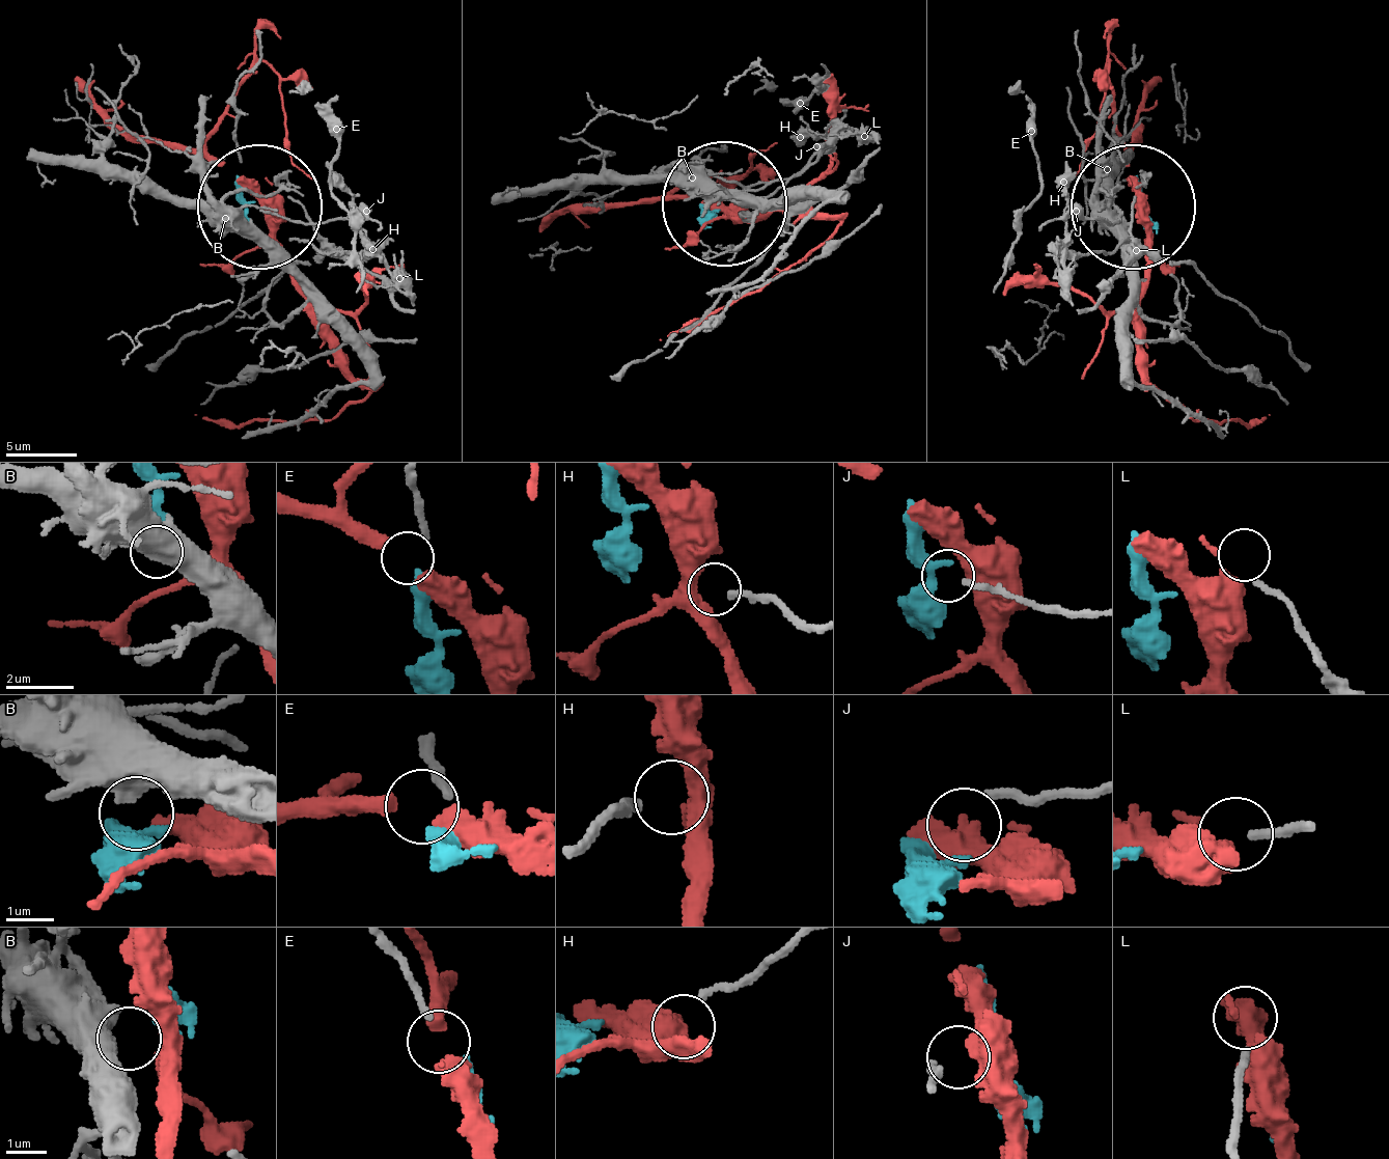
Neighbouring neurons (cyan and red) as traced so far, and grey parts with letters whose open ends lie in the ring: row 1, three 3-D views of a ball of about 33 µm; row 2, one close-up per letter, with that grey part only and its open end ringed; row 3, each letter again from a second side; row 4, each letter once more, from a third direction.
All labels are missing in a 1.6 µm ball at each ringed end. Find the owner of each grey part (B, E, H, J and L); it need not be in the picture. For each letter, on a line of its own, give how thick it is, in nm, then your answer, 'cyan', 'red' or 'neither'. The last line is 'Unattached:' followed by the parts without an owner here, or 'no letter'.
B: 650 nm | neither
E: 160 nm | cyan
H: 180 nm | neither
J: 180 nm | neither
L: 170 nm | neither
Unattached: B, H, J, L

